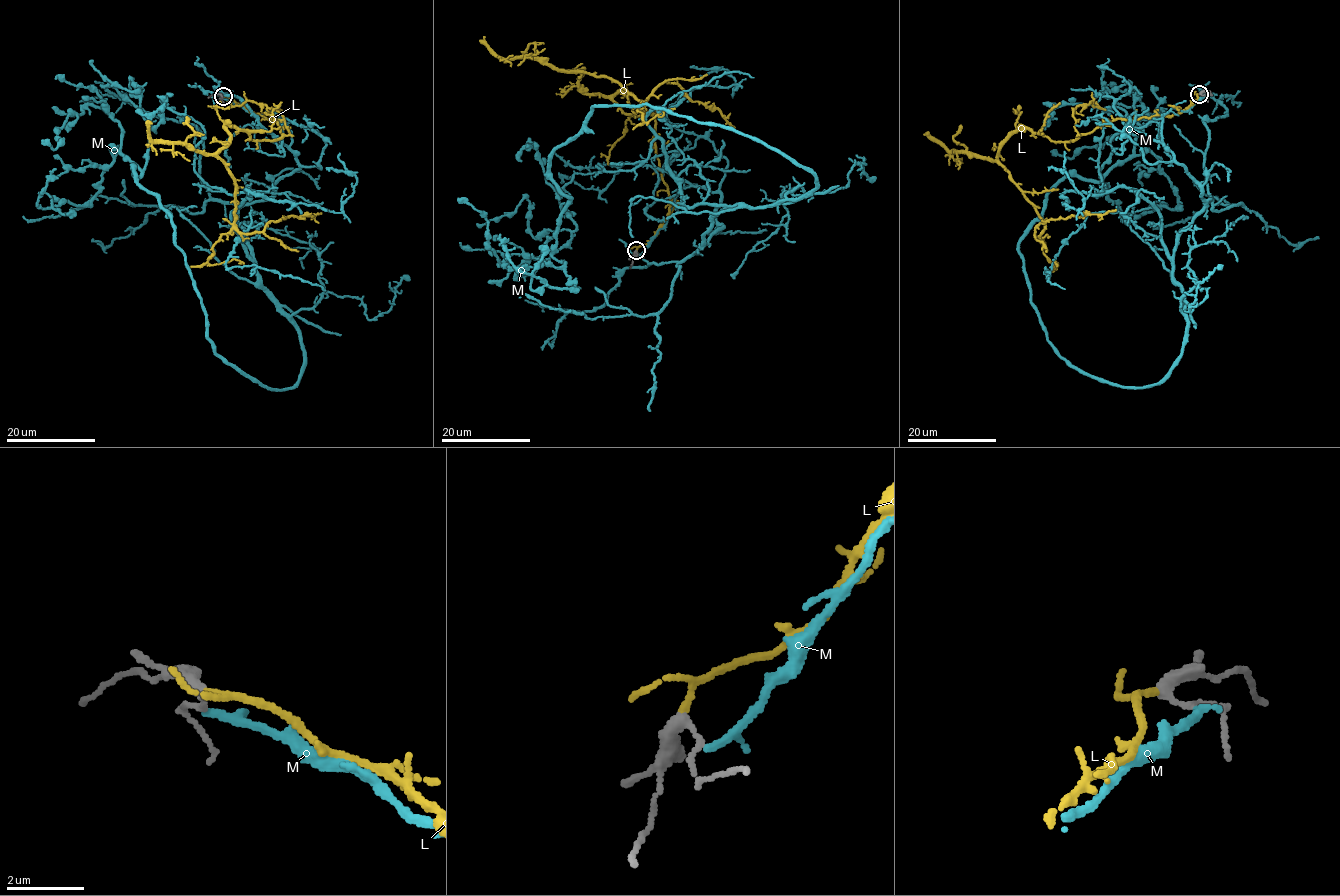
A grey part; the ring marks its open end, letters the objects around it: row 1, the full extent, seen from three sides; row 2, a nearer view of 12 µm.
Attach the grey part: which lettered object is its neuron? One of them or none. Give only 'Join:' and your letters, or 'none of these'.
Join: L

